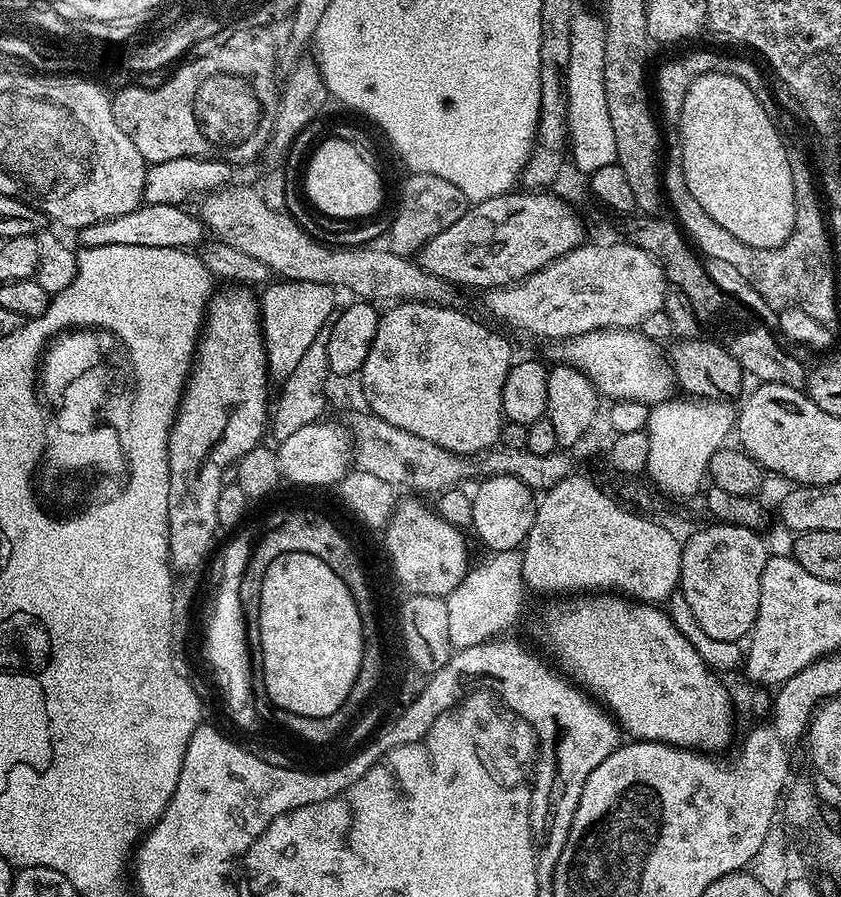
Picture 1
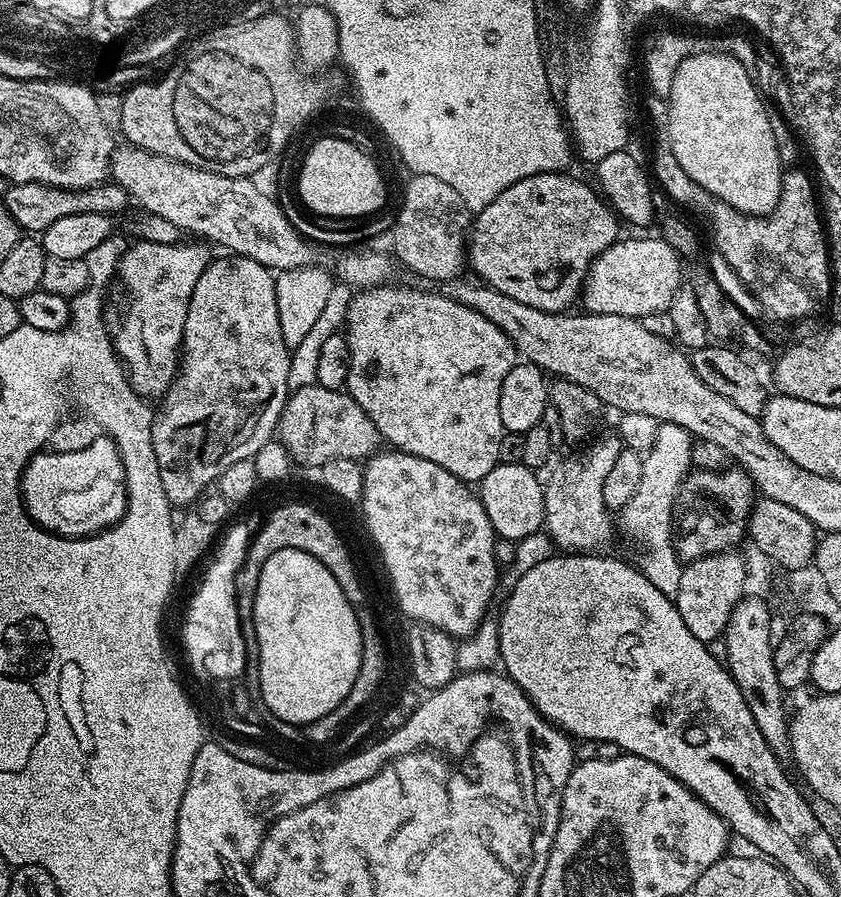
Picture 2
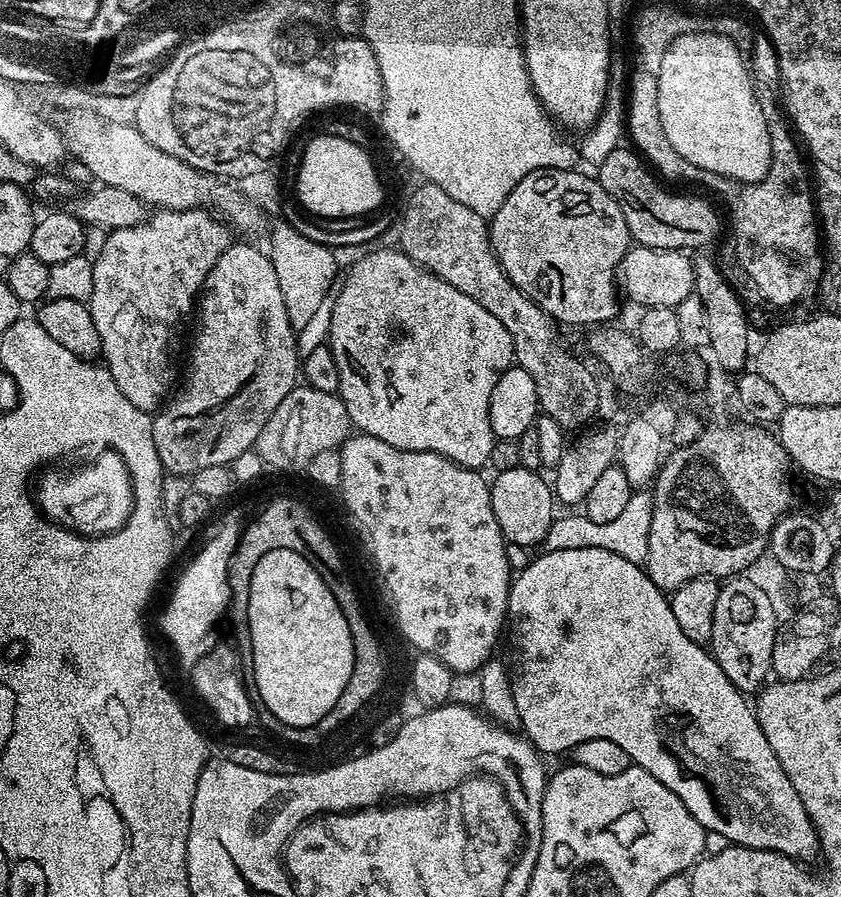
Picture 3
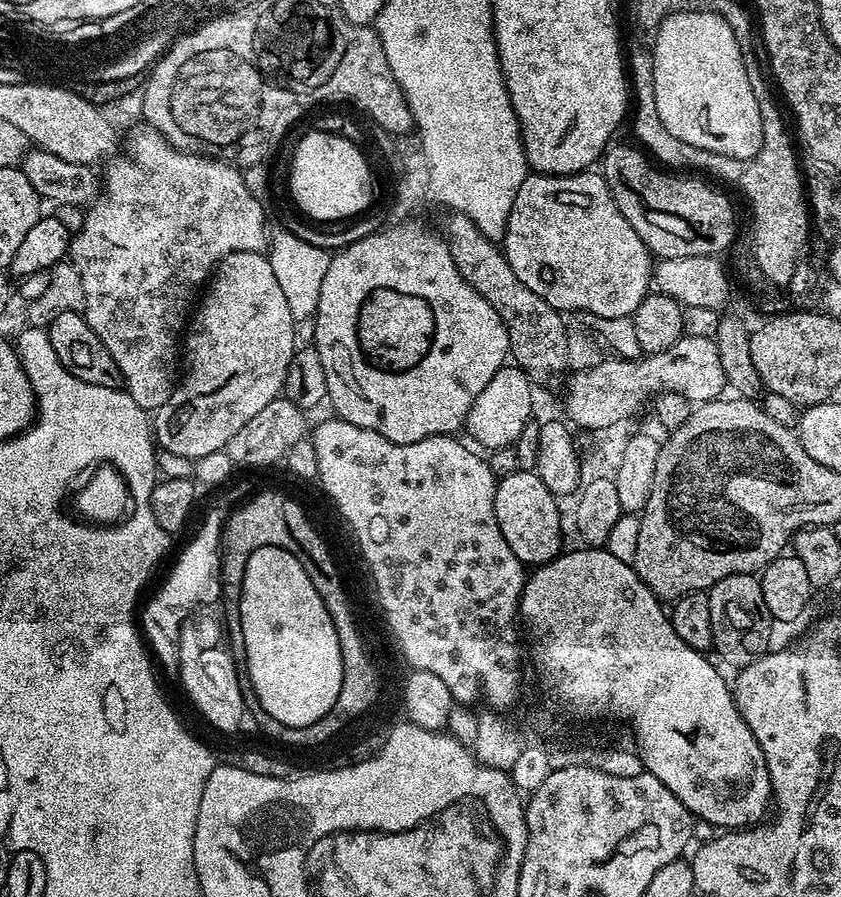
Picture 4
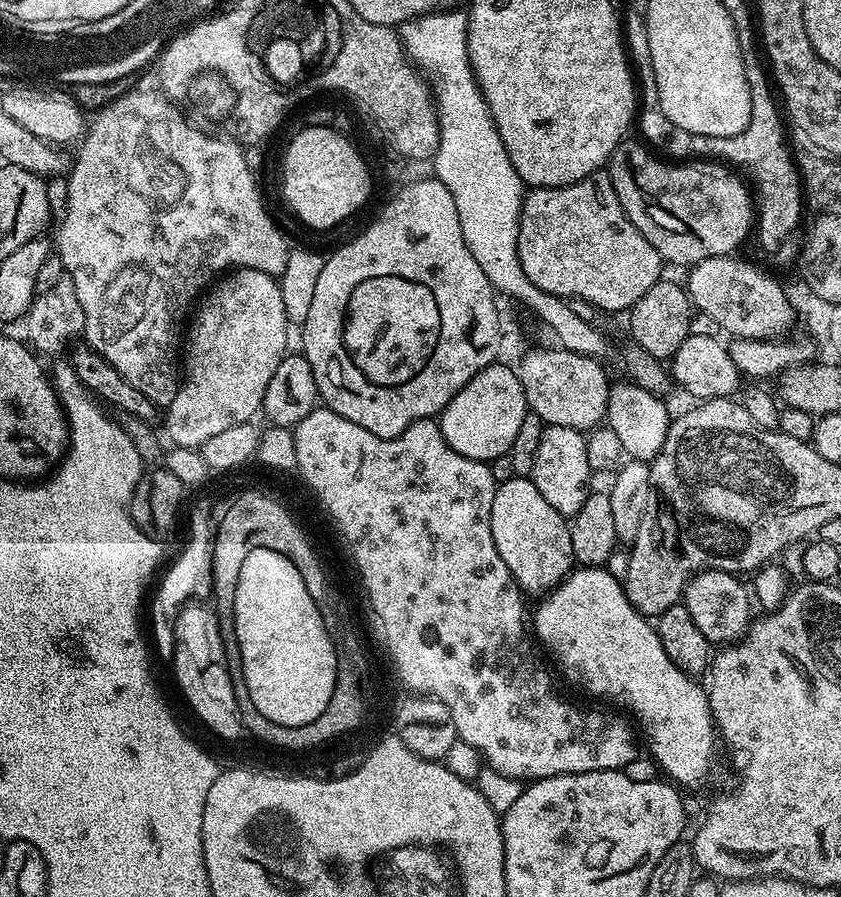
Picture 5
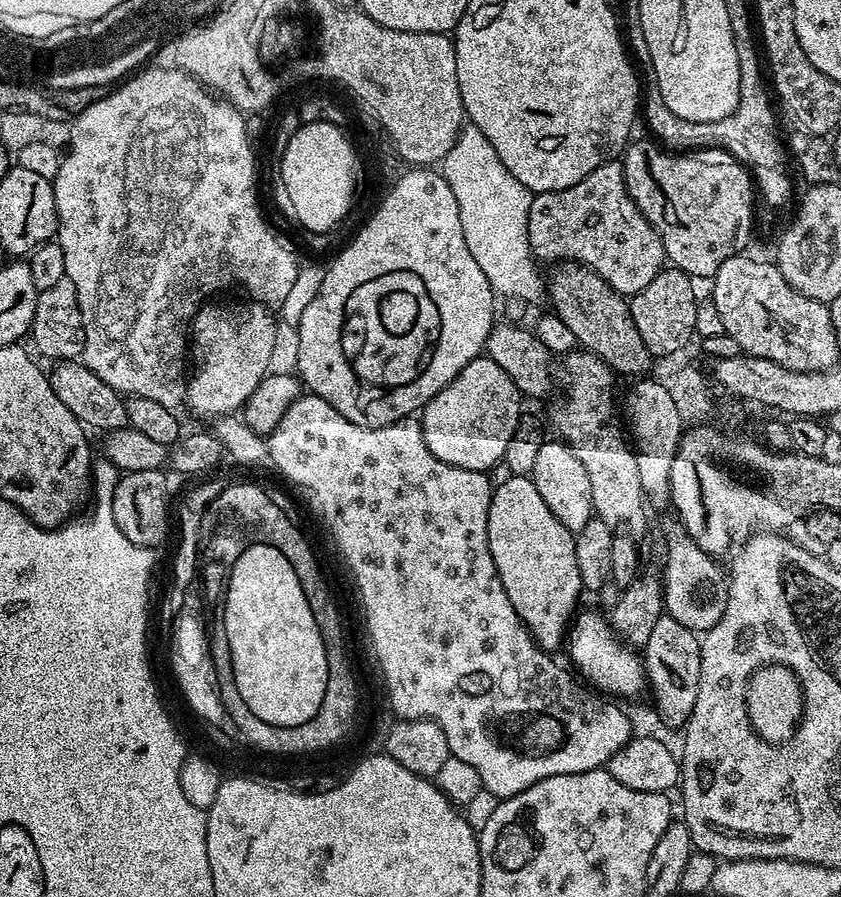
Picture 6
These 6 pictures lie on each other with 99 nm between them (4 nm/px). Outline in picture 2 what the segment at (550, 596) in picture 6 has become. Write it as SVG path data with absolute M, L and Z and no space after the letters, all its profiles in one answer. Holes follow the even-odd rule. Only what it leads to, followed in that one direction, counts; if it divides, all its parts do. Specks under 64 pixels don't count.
M499 463L494 466L494 470L490 470L490 474L486 474L484 480L479 481L478 495L480 501L490 518L492 529L501 541L509 540L509 542L515 542L544 528L544 484L541 477L539 480L536 476L539 475L524 464Z

